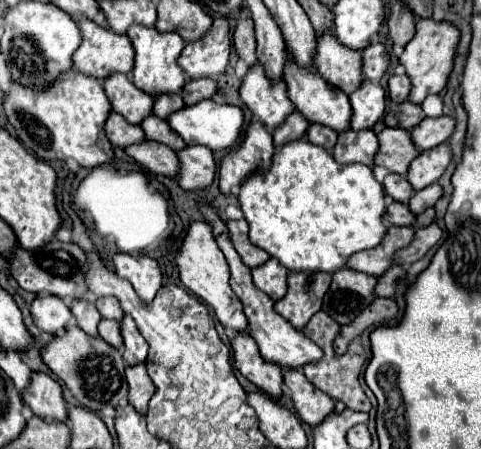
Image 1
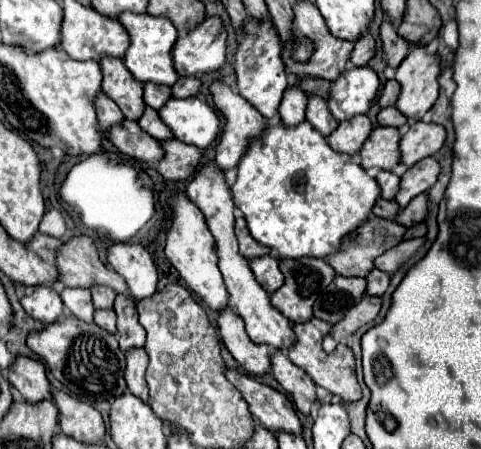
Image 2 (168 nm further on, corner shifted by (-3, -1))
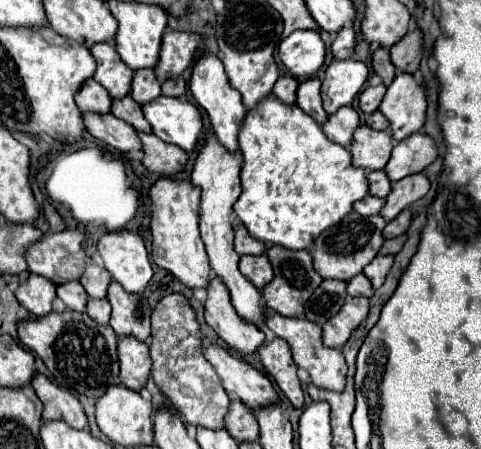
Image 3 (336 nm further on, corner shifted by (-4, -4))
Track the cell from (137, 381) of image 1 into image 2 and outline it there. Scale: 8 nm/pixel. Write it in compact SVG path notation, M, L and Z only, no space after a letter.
M134 348L132 352L126 352L124 380L128 384L128 390L142 402L148 402L148 384L144 380L146 366L148 366L148 354L144 348Z

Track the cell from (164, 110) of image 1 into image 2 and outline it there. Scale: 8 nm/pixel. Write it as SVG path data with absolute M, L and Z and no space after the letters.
M144 84L144 102L146 102L146 106L158 110L170 98L172 98L170 88L164 88L162 84Z

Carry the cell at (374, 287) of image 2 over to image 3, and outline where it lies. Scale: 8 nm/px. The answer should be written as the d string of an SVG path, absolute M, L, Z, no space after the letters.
M355 275L349 281L349 295L351 297L371 297L373 295L373 285L369 279L365 279L365 275Z

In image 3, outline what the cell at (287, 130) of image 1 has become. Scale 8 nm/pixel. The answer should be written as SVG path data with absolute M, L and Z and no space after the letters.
M285 75L279 79L277 87L273 87L273 95L277 99L281 99L285 105L295 105L297 103L297 87L299 87L299 81L291 75Z

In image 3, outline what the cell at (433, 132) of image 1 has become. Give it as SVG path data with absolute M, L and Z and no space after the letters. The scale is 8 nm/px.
M419 131L395 145L389 163L385 165L385 173L391 181L399 181L407 175L423 171L435 159L437 159L437 145L433 137Z

